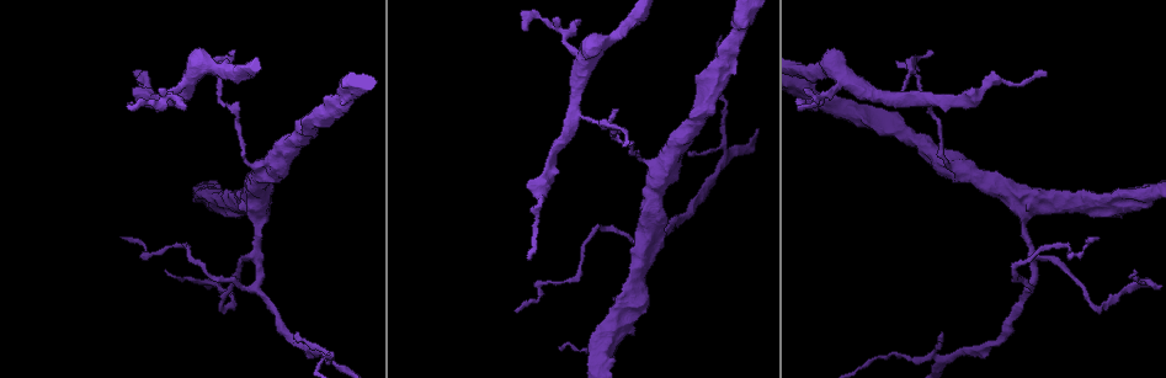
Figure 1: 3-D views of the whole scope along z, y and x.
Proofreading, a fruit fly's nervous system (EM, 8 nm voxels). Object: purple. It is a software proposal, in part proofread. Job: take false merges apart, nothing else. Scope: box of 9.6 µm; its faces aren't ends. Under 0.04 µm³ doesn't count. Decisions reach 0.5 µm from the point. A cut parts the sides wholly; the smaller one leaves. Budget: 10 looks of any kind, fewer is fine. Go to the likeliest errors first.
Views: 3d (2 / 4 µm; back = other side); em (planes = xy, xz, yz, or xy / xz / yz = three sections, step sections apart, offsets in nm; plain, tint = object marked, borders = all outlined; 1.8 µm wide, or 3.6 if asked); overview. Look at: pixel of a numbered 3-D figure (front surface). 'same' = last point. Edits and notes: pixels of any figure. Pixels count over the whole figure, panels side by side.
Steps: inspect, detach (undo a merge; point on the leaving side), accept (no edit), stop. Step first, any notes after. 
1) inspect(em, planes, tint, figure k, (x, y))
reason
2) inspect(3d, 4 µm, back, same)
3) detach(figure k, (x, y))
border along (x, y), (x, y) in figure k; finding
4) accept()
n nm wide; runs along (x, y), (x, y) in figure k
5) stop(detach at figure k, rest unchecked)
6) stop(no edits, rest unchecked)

inspect(3d, 2 µm, figure 1, (606, 126))
abrupt turn

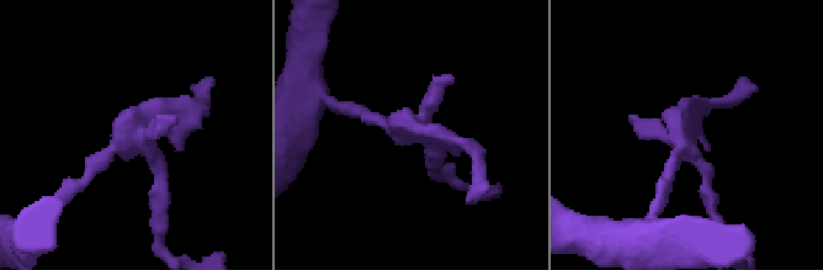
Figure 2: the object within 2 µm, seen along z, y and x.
inspect(em, planes, tint, figure 2, (136, 143))

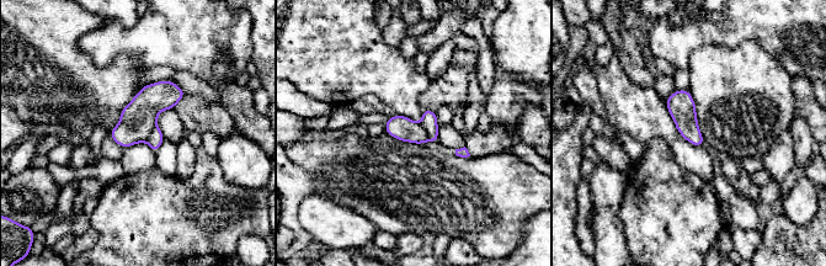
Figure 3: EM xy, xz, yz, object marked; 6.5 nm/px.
detach(figure 3, (399, 127))
160 nm wide; border along (420, 123), (429, 139) in figure 3; two neurons meet here

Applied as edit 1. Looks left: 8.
inspect(overview)

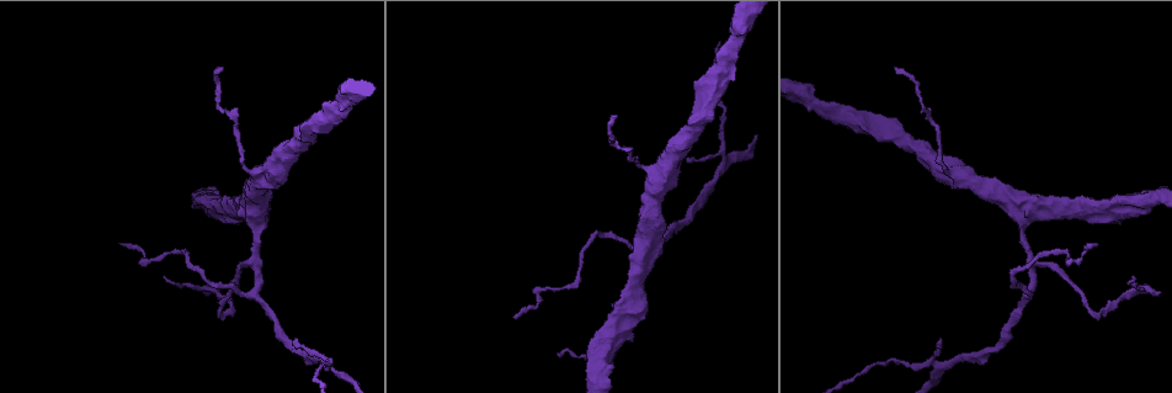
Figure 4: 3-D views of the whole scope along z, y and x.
inspect(em, planes, borders, figure 4, (945, 364))
three-way junction

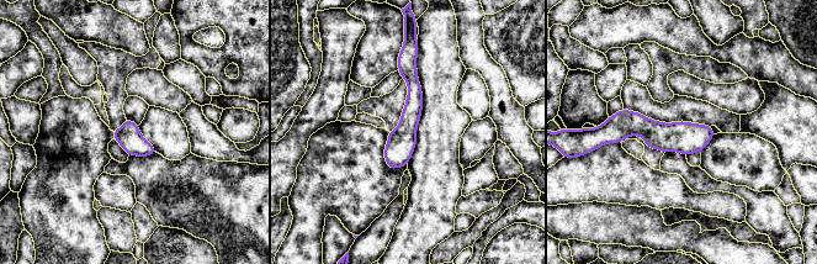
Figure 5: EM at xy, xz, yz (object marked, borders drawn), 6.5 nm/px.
accept()
runs along (402, 58), (413, 110), (392, 165) in figure 5; one neuron here

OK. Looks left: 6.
inspect(em, 3.6 µm, planes, tint, figure 4, (964, 178))
thick turns thin

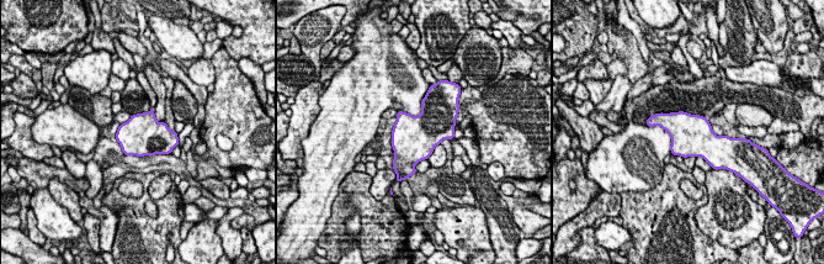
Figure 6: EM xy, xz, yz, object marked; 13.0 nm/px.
accept()
continuous, no second neuron

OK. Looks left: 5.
inspect(3d, 4 µm, figure 4, (258, 221))
calibre changes

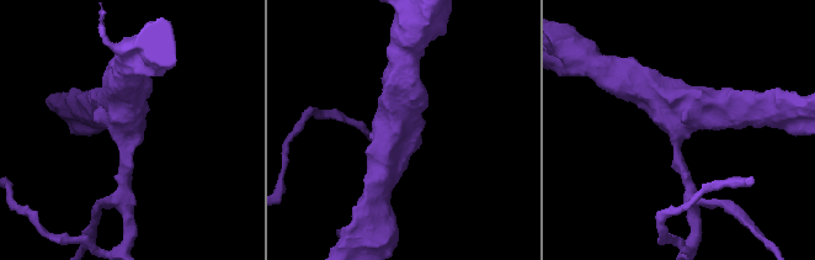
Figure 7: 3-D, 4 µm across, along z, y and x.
inspect(em, planes, borders, figure 7, (123, 134))
3 arms; arms of 190, 360, 500 nm

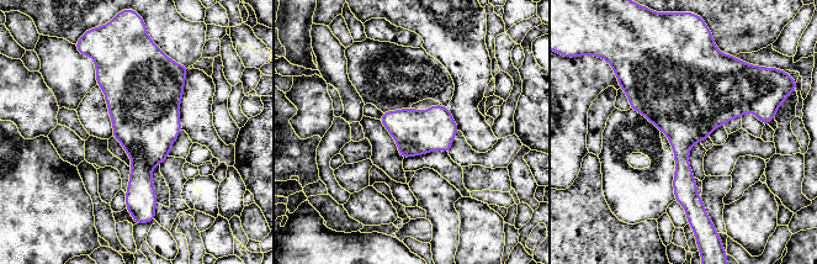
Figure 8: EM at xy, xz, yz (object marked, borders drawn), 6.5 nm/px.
accept()
all the same neuron

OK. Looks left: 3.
stop(detach at figure 3, rest unchecked)

